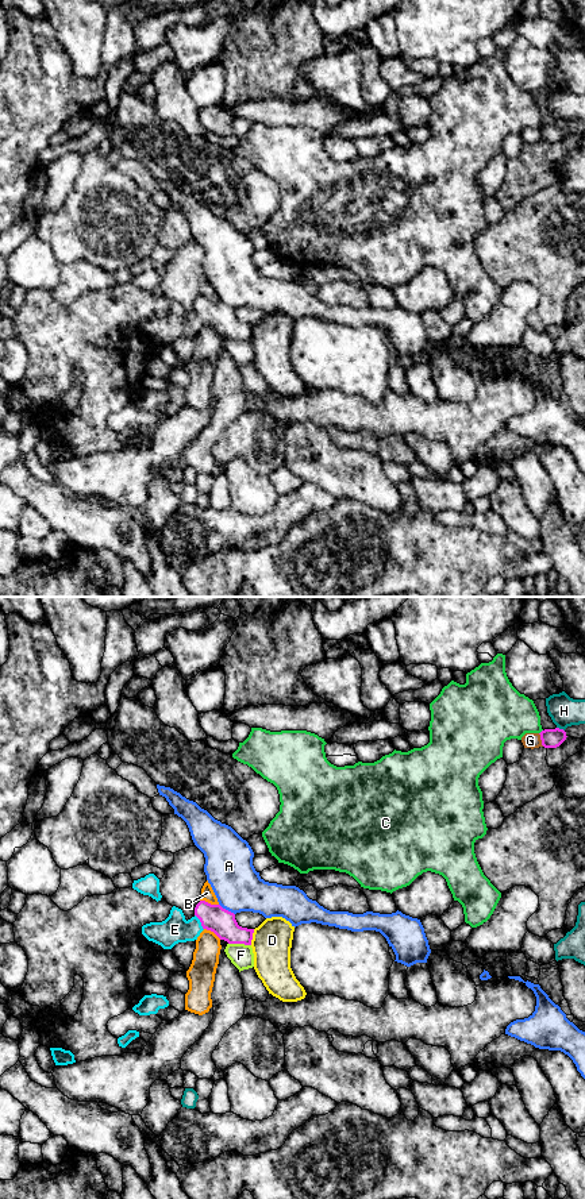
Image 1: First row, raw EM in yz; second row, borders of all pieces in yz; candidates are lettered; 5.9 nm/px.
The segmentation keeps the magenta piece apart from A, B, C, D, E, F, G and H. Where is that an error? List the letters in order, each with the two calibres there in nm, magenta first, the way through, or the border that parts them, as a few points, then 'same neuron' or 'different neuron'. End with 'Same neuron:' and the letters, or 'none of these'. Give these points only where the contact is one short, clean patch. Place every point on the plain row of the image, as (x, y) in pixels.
A: 160 nm thick on the magenta side, 280 nm on the other; different neuron
B: 160 nm thick on the magenta side, 80 nm on the other; border along yz (200, 295), (218, 300); different neuron
C: 110 nm thick on the magenta side, 300 nm on the other; border along yz (542, 124), (539, 128); different neuron
D: 160 nm thick on the magenta side, 240 nm on the other; border along yz (254, 324), (250, 339); different neuron
E: 160 nm thick on the magenta side, 170 nm on the other; runs through yz (214, 312), (206, 312), (200, 316), (191, 324), (174, 324); same neuron
F: 160 nm thick on the magenta side, 140 nm on the other; border along yz (229, 338), (250, 340); different neuron
G: 110 nm thick on the magenta side, 100 nm on the other; different neuron
H: 110 nm thick on the magenta side, 180 nm on the other; different neuron
Same neuron: E

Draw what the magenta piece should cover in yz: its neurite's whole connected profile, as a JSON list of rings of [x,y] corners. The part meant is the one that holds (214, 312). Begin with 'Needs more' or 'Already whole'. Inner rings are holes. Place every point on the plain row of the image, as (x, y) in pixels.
Needs more. [[[200,296],[195,311],[185,315],[181,304],[173,301],[169,312],[162,317],[150,317],[142,321],[142,329],[163,344],[172,344],[178,338],[195,336],[207,324],[228,339],[251,340],[254,324],[242,323],[235,309],[220,300]]]

